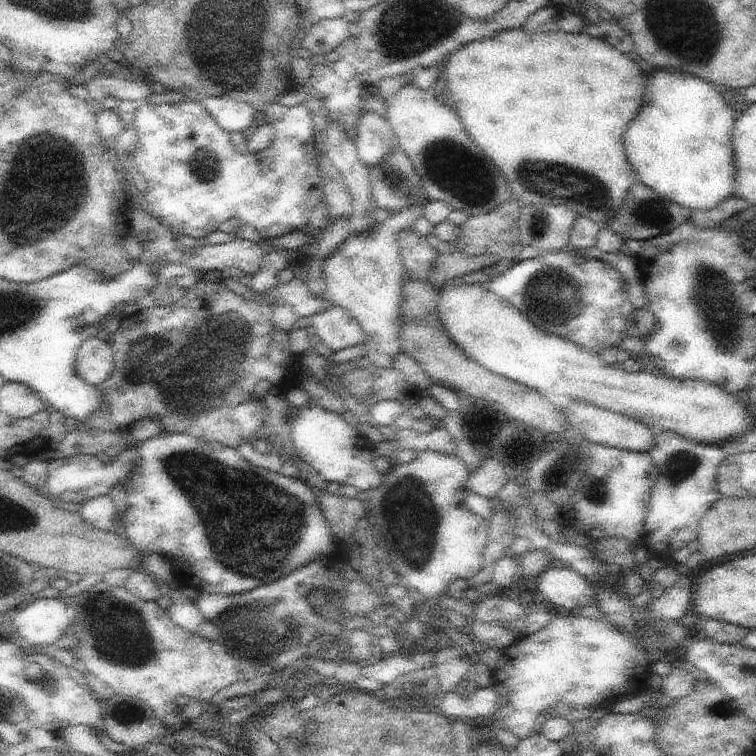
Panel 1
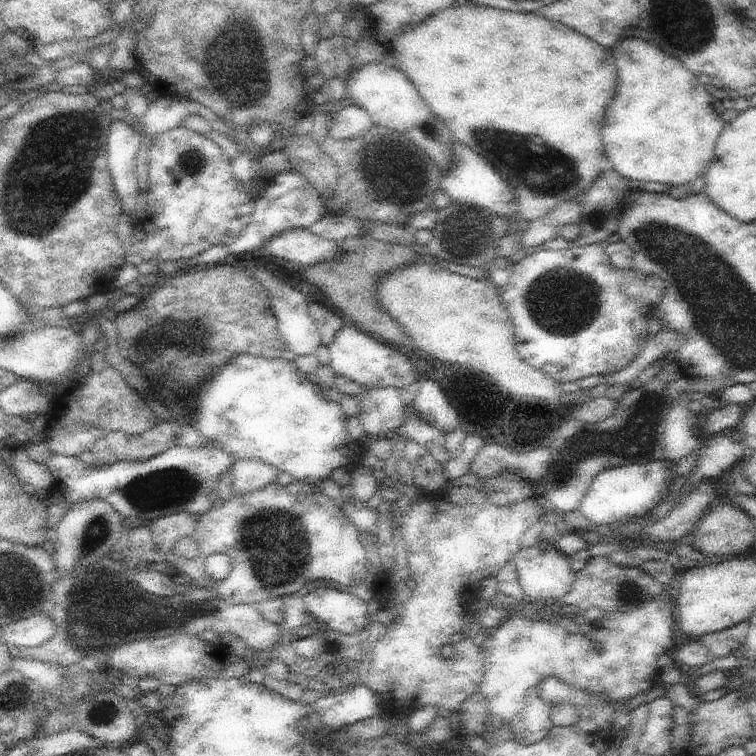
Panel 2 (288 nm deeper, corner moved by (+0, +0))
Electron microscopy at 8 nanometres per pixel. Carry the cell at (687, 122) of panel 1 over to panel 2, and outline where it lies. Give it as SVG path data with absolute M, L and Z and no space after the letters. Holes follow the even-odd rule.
M621 38L613 50L613 62L617 68L619 86L613 104L607 106L601 130L603 152L611 160L613 170L631 182L655 182L669 188L691 184L699 176L707 174L715 158L715 142L727 126L723 116L713 108L717 100L705 92L705 86L701 86L685 66L681 66L669 54L661 52L651 42Z

